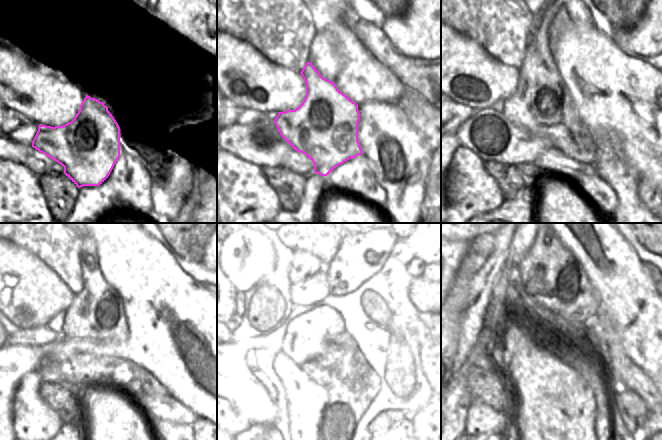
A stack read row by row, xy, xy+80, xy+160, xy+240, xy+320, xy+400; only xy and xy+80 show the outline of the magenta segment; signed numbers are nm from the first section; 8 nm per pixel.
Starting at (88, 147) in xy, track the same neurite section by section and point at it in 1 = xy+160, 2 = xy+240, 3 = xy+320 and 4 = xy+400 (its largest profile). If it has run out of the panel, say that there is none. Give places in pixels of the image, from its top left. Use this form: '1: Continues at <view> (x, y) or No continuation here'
1: Continues at xy+160 (541, 103)
2: Continues at xy+240 (96, 311)
3: Continues at xy+320 (323, 295)
4: Continues at xy+400 (552, 283).

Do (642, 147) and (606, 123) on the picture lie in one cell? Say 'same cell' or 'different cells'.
same cell

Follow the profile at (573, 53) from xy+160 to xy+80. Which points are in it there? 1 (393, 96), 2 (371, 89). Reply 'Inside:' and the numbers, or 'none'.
Inside: 1, 2

